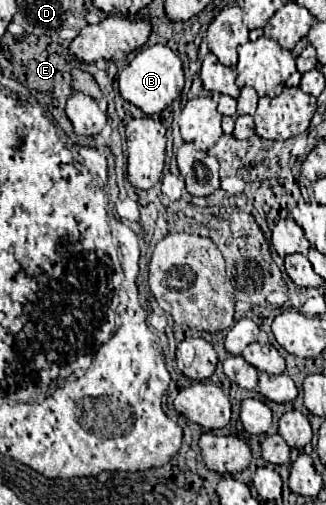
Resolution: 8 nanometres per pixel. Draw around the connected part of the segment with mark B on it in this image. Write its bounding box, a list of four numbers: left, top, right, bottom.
[117,45,183,115]

